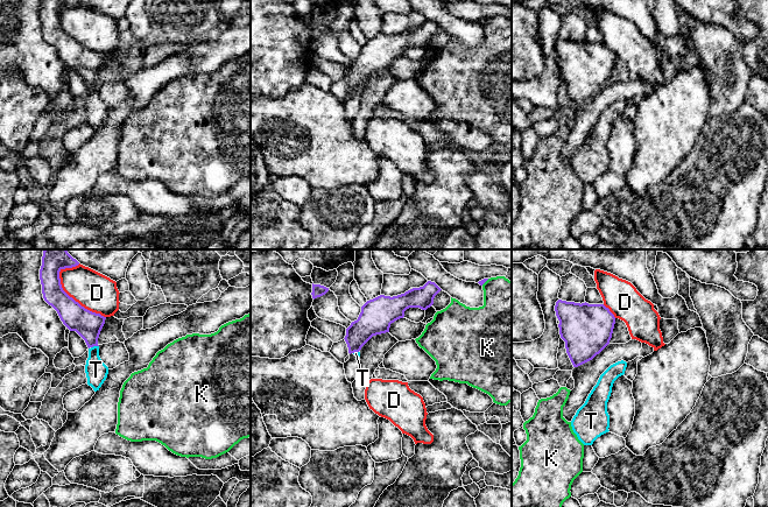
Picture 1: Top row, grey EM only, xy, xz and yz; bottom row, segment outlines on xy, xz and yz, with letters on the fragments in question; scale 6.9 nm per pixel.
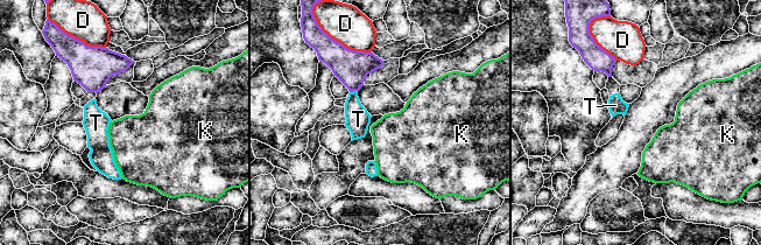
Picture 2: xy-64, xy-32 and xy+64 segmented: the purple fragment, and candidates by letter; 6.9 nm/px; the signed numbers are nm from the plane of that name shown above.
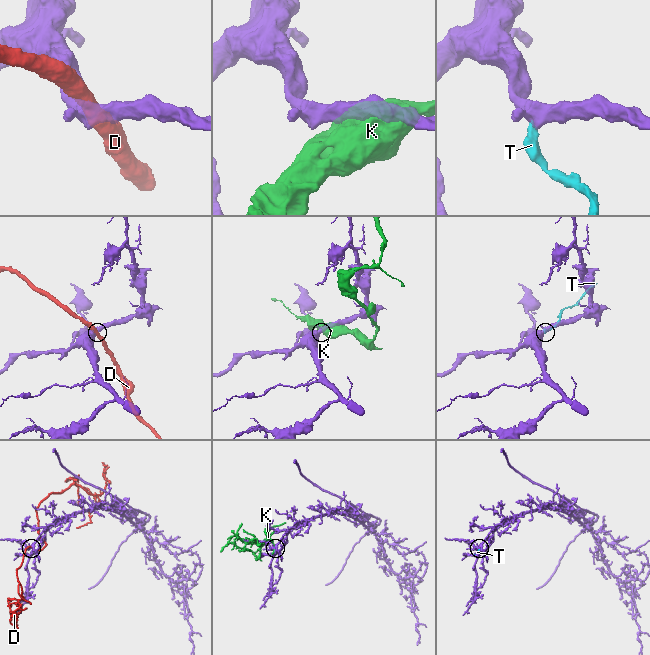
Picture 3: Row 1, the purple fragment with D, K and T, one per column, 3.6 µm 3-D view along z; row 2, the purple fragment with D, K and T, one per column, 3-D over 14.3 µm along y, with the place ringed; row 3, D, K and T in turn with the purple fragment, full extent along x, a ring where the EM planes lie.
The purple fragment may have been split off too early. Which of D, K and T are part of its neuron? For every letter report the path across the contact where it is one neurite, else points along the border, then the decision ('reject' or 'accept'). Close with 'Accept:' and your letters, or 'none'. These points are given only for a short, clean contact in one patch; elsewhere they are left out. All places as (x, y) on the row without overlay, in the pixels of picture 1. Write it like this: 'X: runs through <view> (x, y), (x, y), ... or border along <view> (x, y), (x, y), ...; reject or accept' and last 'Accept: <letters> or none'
D: reject
K: border along xz (488, 18), (481, 23); reject
T: border along xy (98, 84), (91, 86); reject
Accept: none

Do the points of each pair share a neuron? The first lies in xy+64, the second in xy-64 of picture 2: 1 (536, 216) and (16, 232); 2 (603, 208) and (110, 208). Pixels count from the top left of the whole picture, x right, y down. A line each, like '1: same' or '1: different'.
1: different
2: same

